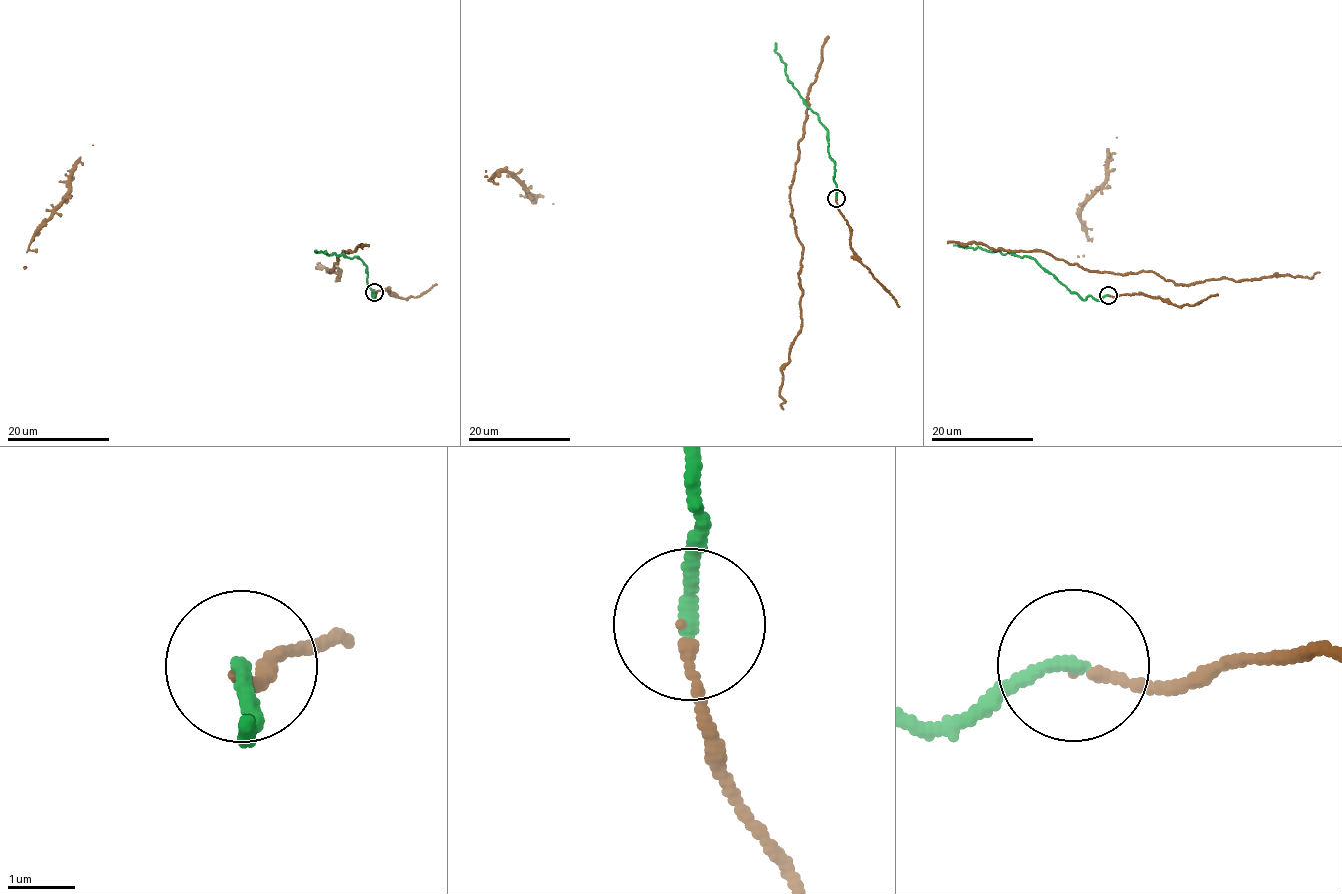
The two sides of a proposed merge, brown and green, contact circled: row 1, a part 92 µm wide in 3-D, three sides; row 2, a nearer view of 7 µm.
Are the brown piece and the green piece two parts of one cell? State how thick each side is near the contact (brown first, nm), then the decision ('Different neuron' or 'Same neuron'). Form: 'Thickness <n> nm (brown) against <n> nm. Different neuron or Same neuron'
Thickness 130 nm (brown) against 200 nm. Same neuron

